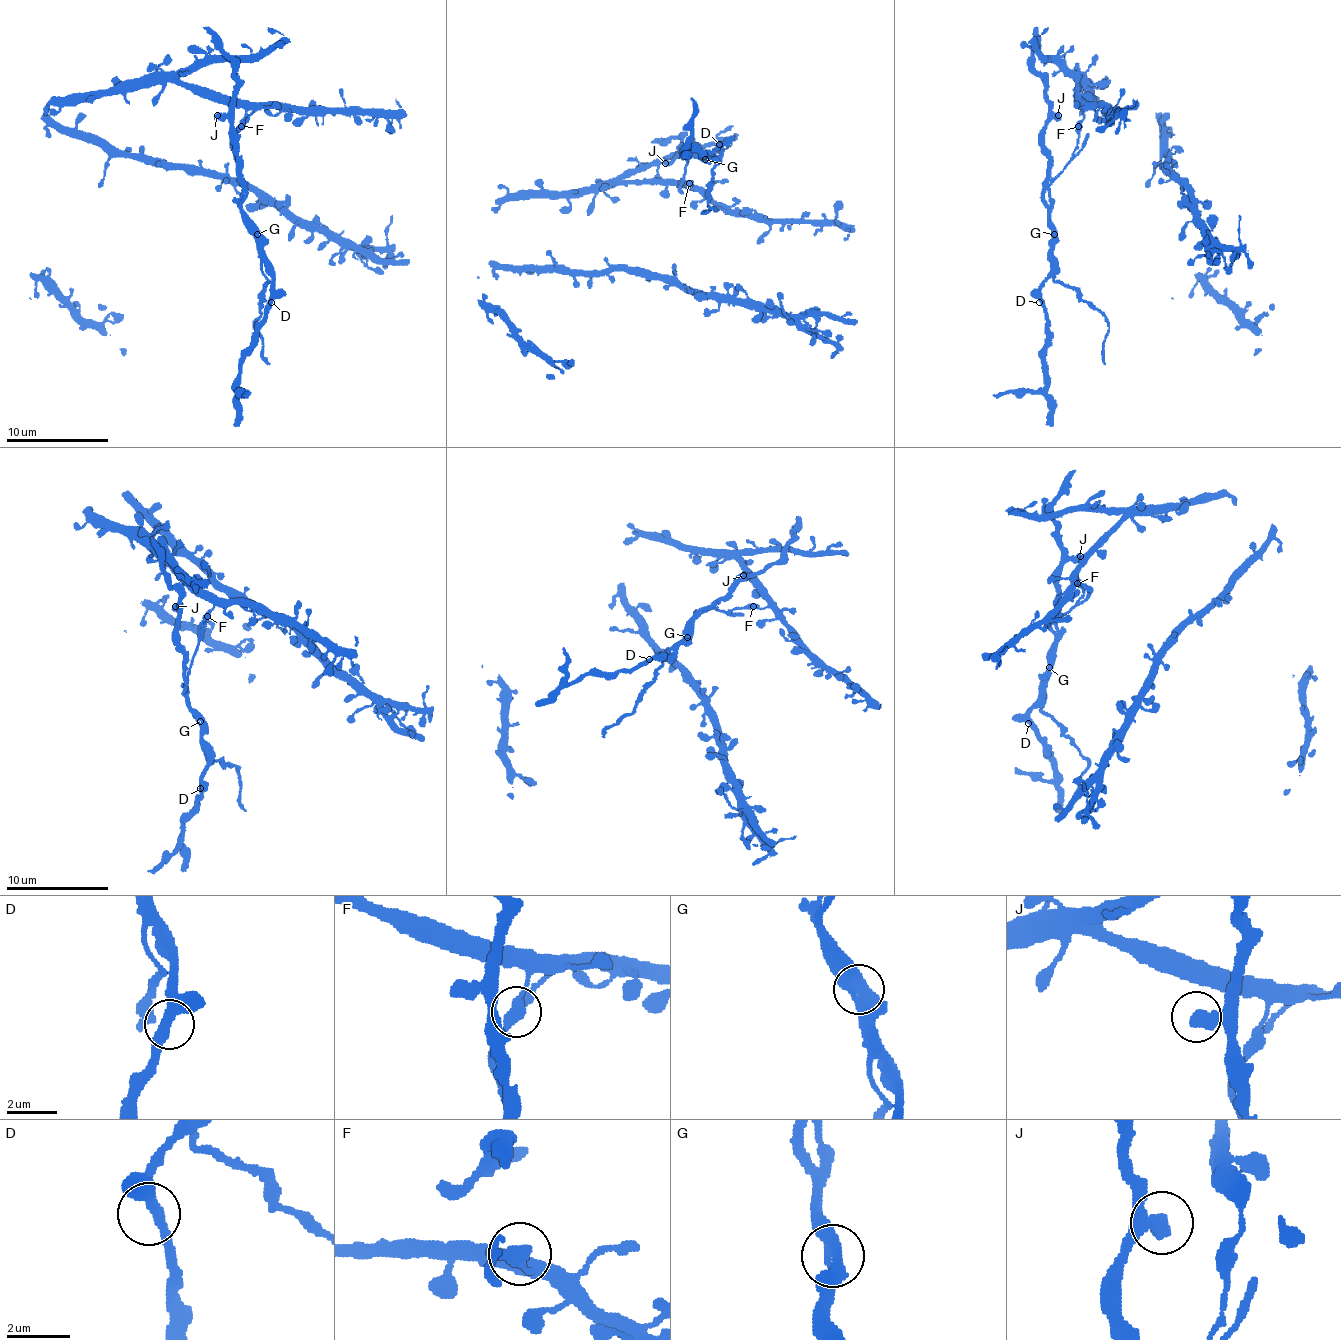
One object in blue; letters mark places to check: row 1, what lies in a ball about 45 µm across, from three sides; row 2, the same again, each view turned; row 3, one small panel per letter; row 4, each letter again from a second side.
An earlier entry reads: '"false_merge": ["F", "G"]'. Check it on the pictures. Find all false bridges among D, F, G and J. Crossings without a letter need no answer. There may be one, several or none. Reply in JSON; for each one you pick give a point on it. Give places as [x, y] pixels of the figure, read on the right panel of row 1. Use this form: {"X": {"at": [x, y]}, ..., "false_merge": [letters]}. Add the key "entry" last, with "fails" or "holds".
{"F": {"at": [1078, 126]}, "G": {"at": [1054, 234]}, "false_merge": ["F", "G"], "entry": "holds"}

